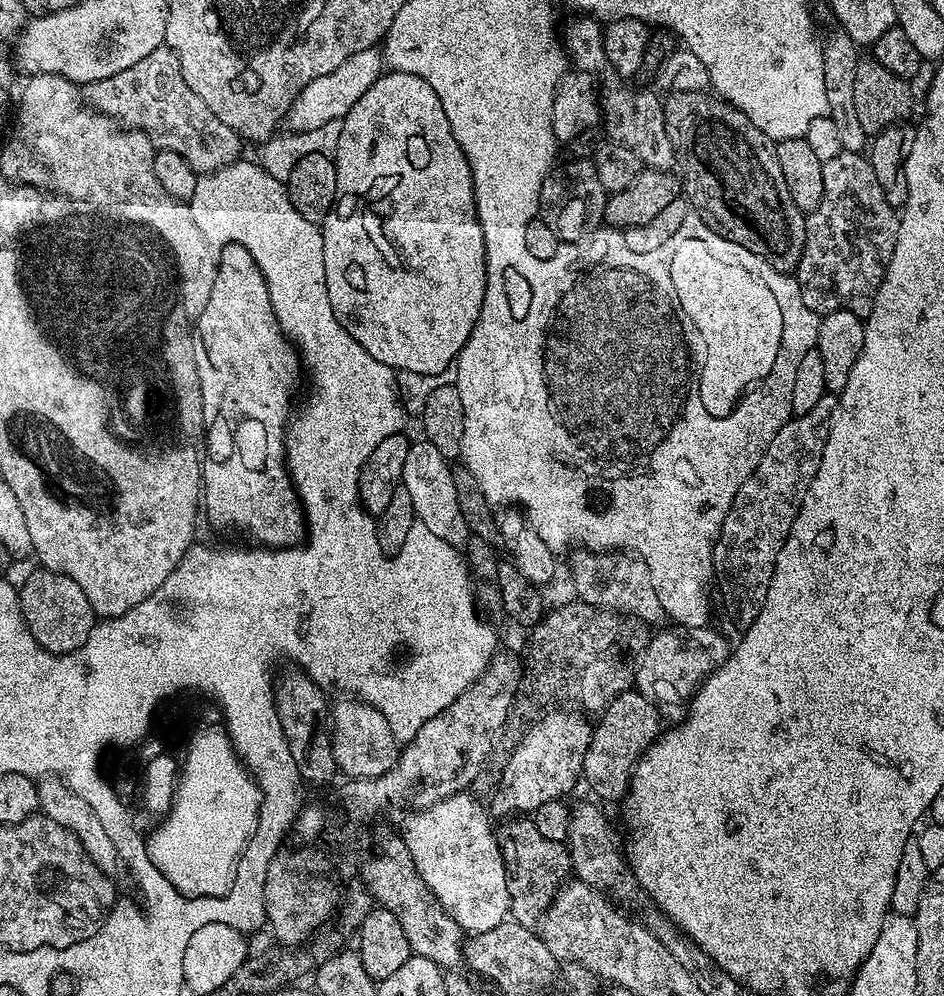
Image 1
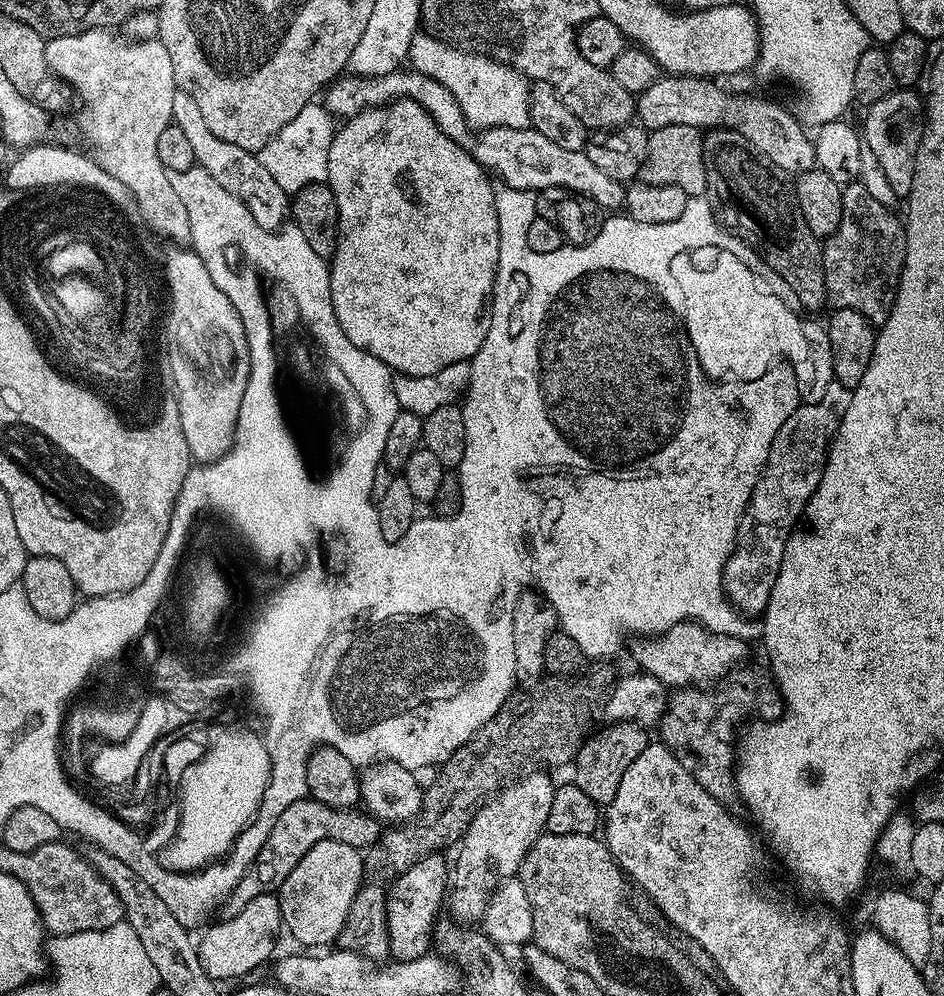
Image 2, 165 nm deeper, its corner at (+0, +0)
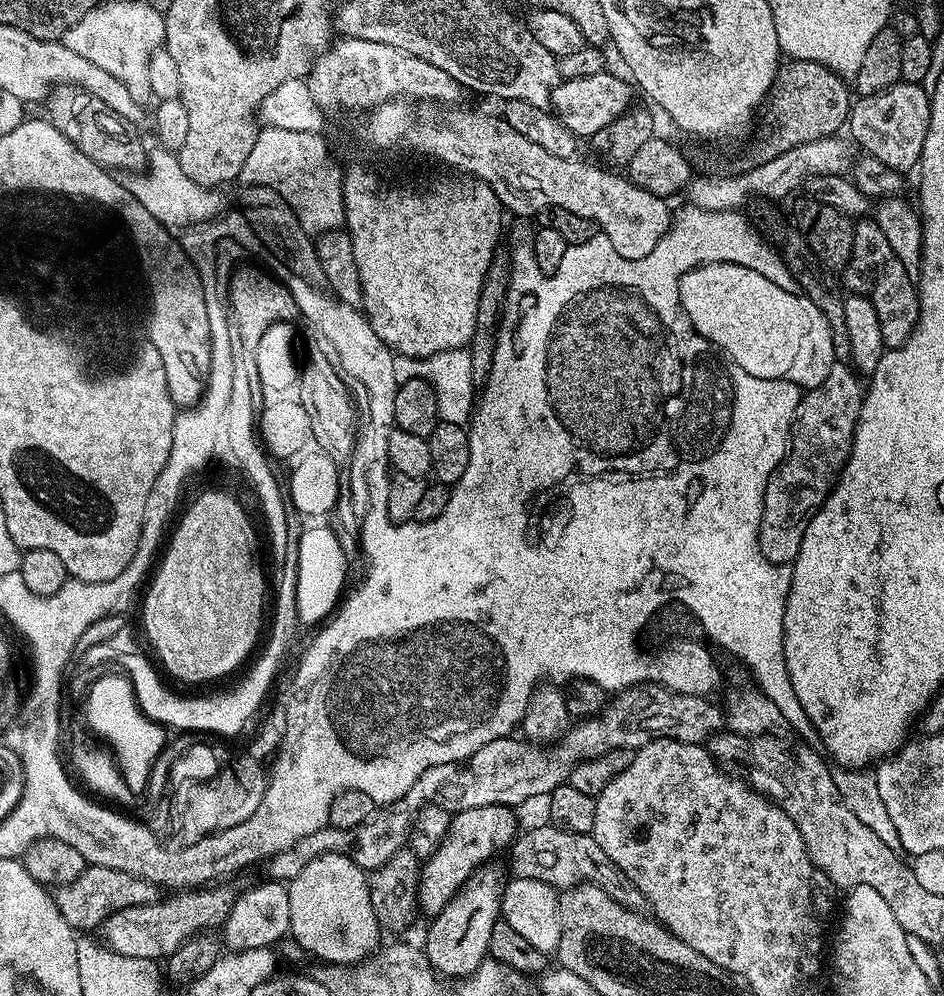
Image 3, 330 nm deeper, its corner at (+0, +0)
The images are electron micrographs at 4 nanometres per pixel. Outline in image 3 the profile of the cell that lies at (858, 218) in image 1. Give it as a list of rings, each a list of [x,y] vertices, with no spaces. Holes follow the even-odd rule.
[[[860,218],[854,224],[854,250],[848,264],[842,270],[842,284],[845,289],[853,293],[860,294],[865,291],[864,284],[869,284],[872,305],[878,310],[878,324],[882,326],[882,338],[888,348],[901,348],[910,338],[914,329],[916,329],[916,319],[920,317],[920,294],[917,281],[906,274],[906,266],[898,262],[898,254],[894,254],[890,242],[886,242],[886,234],[876,225],[875,219]]]

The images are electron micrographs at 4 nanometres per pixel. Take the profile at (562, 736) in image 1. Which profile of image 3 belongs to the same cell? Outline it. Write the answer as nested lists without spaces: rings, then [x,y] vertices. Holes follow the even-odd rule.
[[[484,866],[468,877],[448,905],[431,917],[428,937],[422,951],[430,966],[441,977],[463,978],[476,971],[476,967],[489,955],[490,934],[496,920],[502,916],[502,879],[499,872]]]

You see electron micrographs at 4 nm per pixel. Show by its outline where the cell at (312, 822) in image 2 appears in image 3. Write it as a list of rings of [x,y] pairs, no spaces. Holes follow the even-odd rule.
[[[227,883],[201,886],[195,890],[180,890],[165,895],[152,904],[126,906],[126,910],[112,912],[98,929],[103,947],[126,958],[155,962],[172,956],[192,936],[200,932],[219,929],[230,914],[238,895],[237,889],[227,888]]]

